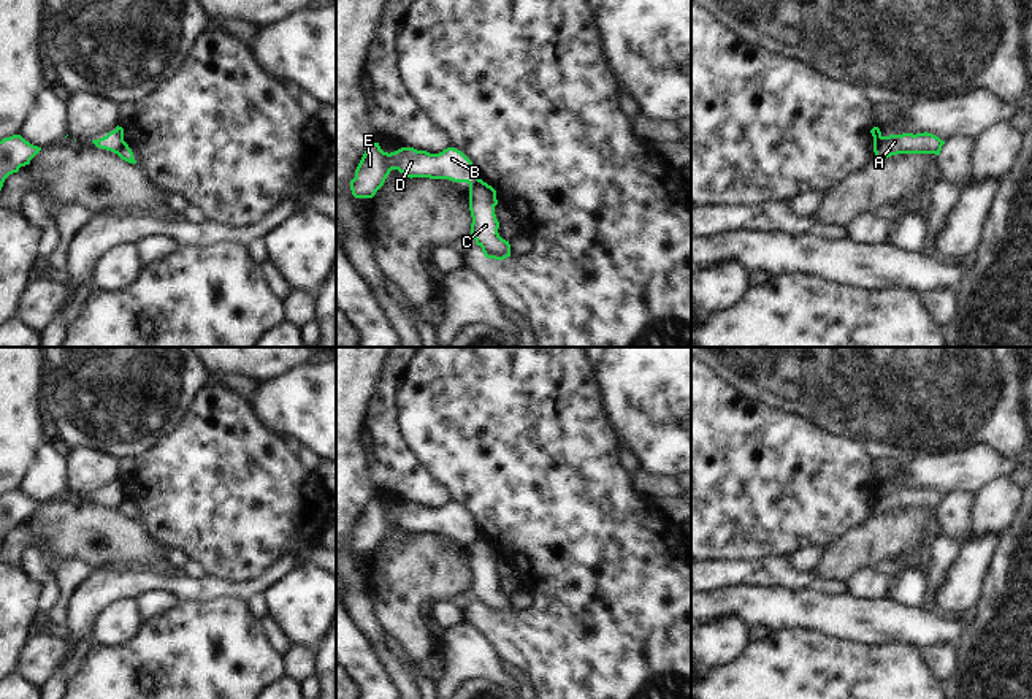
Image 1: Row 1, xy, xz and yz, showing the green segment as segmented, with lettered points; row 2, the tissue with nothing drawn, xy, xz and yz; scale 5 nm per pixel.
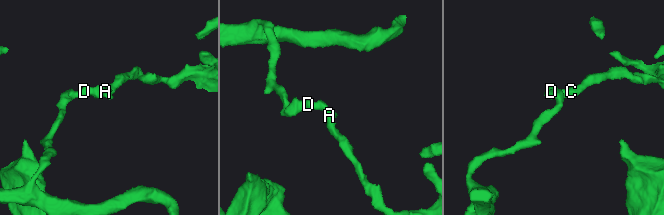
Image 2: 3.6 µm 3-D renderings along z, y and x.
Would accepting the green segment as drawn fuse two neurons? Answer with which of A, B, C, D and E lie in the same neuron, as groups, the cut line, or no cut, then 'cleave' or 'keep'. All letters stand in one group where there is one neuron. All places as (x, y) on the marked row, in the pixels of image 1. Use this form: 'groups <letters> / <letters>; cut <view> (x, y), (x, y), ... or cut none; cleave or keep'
groups A C / B D E; cut yz (882, 137), (874, 151); cleave

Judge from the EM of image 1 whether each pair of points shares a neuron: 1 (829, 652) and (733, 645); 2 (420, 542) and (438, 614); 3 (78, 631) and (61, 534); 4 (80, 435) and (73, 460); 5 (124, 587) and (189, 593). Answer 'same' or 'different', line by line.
1: different
2: different
3: different
4: different
5: same

